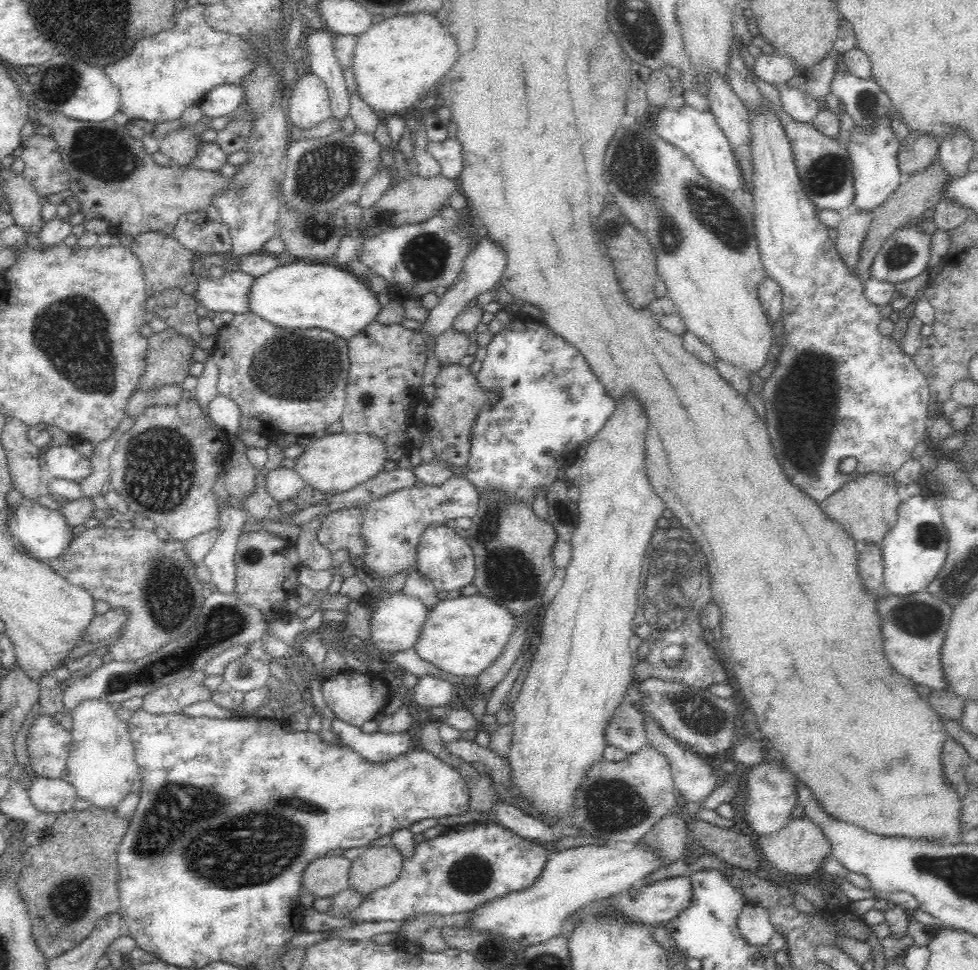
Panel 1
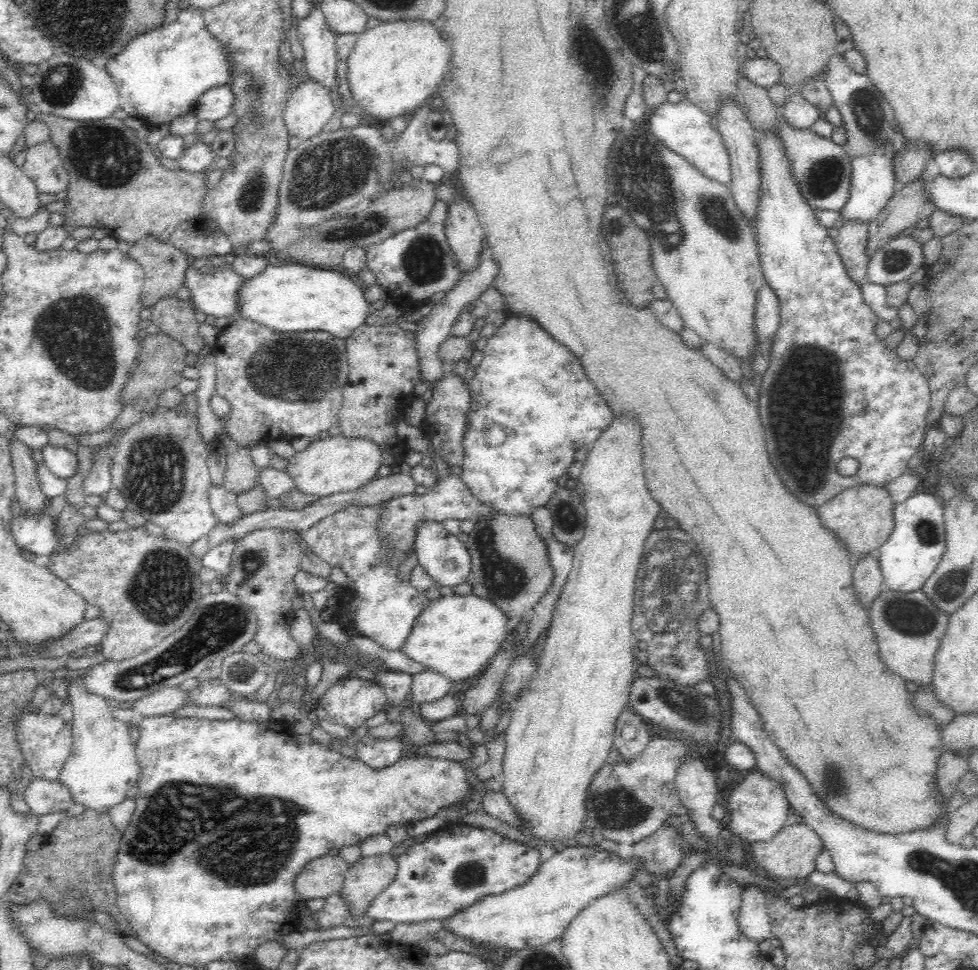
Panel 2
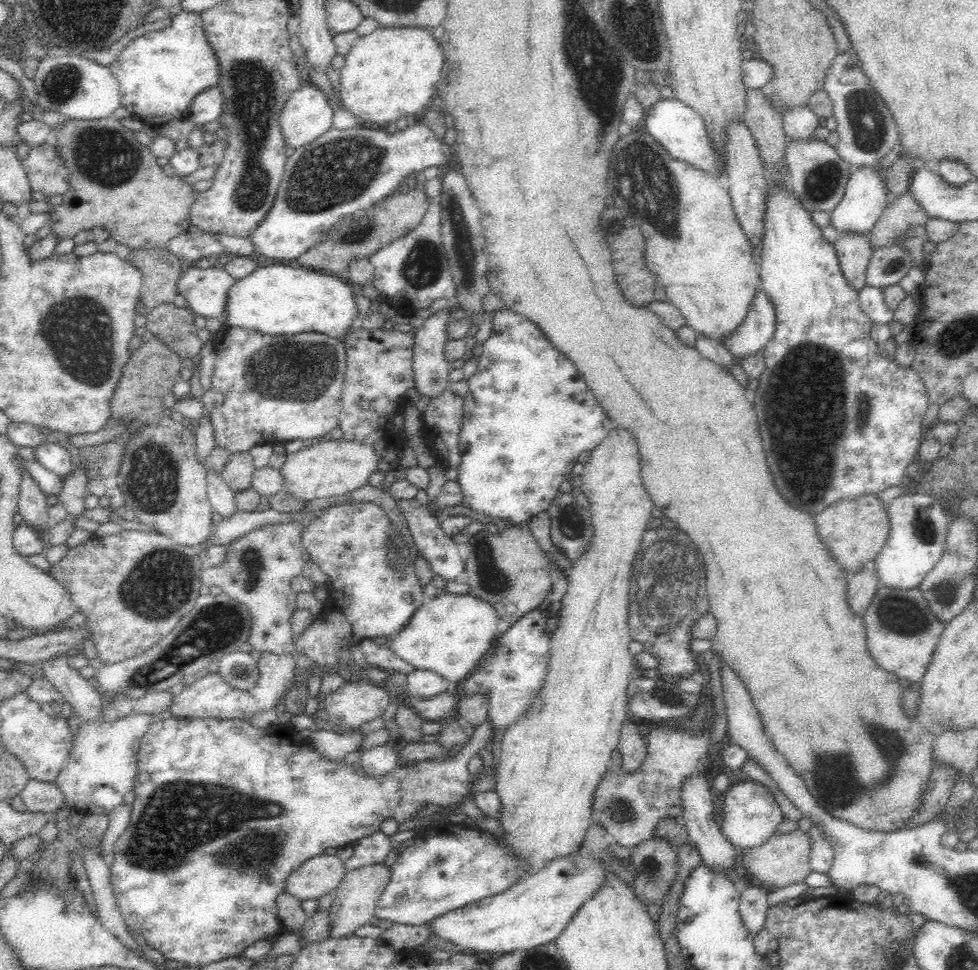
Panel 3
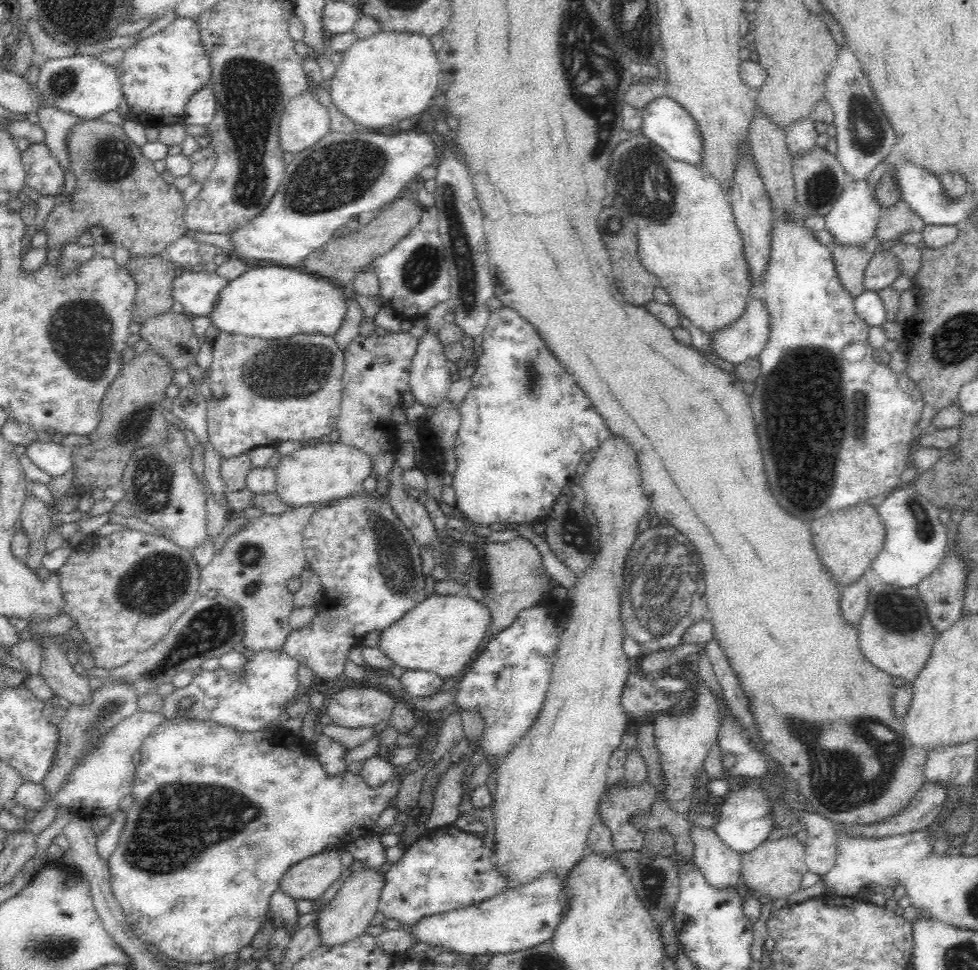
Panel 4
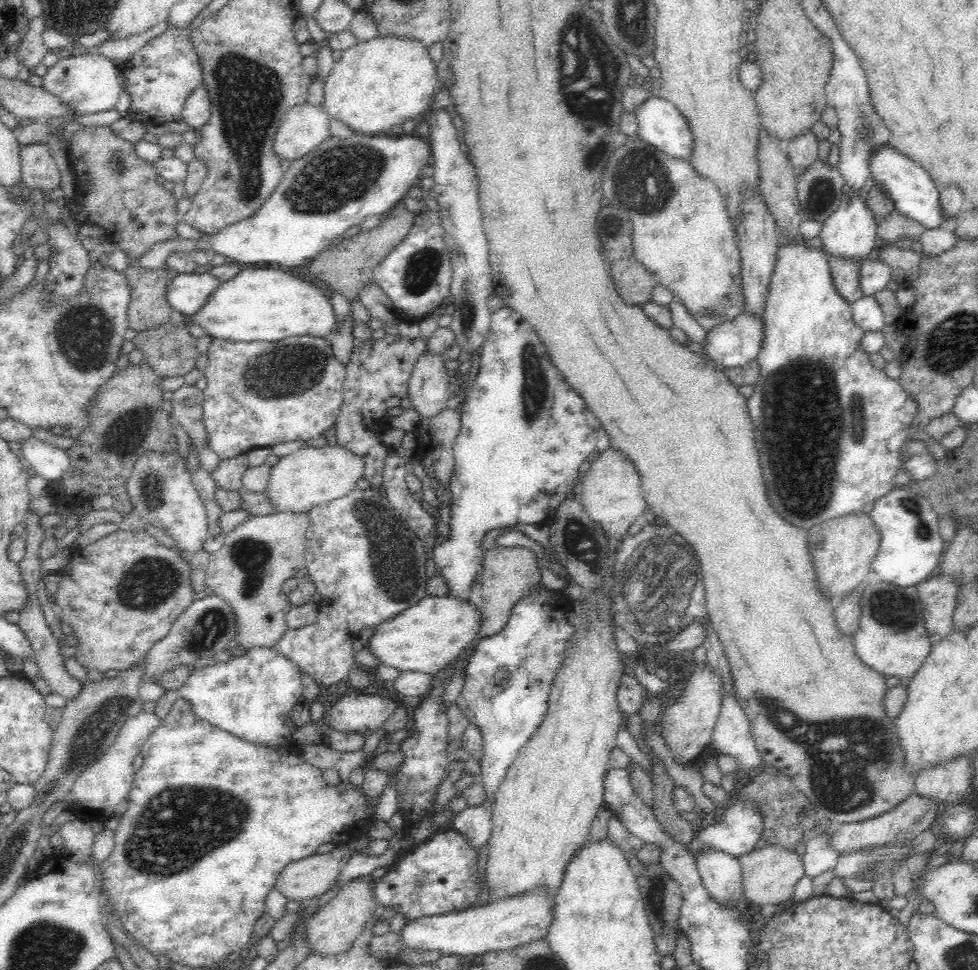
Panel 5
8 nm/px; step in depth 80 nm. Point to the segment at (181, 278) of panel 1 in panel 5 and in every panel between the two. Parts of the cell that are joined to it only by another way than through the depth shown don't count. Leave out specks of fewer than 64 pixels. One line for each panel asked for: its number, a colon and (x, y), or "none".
2: (164, 266)
3: (160, 270)
4: (153, 275)
5: (147, 308)

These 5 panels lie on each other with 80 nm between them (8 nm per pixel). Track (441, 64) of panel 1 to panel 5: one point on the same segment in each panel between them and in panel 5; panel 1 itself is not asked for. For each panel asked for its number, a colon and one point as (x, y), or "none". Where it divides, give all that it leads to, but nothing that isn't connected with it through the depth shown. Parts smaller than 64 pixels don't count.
2: (395, 68)
3: (394, 72)
4: (387, 78)
5: (376, 85)

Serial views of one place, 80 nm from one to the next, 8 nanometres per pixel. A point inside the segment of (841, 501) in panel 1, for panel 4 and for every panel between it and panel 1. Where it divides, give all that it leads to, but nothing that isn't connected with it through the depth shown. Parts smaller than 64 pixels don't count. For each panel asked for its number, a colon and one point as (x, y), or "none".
2: (861, 518)
3: (854, 532)
4: (846, 542)

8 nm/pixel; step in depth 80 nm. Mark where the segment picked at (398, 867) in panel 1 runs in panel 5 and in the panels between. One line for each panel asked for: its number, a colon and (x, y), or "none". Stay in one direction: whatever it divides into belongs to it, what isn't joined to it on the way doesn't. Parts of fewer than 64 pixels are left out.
2: (366, 878)
3: (354, 902)
4: (347, 915)
5: (330, 931)

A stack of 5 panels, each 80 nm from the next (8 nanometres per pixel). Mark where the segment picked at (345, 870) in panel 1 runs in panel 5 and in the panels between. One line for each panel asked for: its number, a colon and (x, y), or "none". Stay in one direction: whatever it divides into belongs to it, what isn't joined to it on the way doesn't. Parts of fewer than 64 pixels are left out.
2: (324, 875)
3: (317, 876)
4: (308, 879)
5: (306, 879)

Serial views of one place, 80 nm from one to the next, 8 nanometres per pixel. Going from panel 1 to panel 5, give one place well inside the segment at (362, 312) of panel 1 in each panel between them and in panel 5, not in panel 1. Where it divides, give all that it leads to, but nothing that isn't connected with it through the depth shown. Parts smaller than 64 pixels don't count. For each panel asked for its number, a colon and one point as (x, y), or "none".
2: (289, 298)
3: (278, 299)
4: (274, 302)
5: (264, 304)

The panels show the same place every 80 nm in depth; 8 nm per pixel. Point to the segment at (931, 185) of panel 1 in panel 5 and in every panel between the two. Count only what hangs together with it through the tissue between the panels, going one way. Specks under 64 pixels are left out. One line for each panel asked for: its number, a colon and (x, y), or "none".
2: (909, 205)
3: (903, 214)
4: (897, 220)
5: (894, 227)

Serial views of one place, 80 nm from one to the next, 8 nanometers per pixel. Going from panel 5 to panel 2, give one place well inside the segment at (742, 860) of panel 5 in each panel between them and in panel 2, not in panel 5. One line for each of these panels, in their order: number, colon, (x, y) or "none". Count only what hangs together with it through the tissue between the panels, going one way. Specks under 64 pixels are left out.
2: (789, 854)
3: (782, 860)
4: (774, 870)

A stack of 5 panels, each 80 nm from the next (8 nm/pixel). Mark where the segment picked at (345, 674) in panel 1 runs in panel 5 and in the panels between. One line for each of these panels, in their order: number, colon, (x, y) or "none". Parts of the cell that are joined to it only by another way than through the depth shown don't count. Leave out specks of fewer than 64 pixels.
2: (350, 702)
3: (354, 703)
4: (364, 705)
5: (361, 713)

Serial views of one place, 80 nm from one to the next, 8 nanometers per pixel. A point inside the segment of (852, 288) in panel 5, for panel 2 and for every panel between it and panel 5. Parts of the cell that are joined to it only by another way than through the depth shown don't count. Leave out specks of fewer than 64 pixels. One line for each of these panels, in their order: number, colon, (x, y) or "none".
2: (851, 243)
3: (854, 251)
4: (850, 262)

